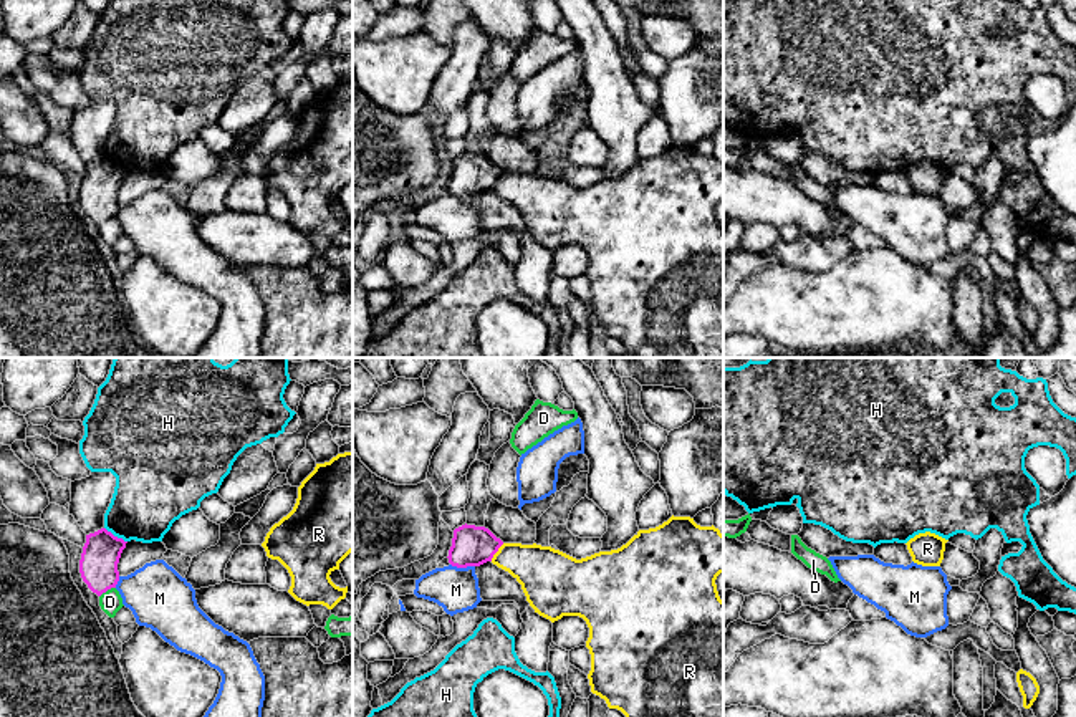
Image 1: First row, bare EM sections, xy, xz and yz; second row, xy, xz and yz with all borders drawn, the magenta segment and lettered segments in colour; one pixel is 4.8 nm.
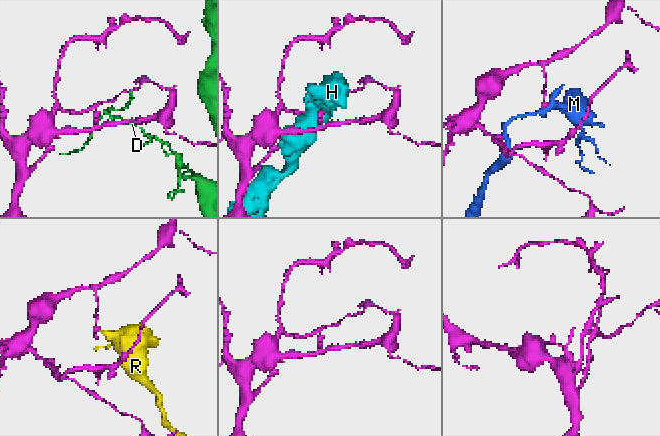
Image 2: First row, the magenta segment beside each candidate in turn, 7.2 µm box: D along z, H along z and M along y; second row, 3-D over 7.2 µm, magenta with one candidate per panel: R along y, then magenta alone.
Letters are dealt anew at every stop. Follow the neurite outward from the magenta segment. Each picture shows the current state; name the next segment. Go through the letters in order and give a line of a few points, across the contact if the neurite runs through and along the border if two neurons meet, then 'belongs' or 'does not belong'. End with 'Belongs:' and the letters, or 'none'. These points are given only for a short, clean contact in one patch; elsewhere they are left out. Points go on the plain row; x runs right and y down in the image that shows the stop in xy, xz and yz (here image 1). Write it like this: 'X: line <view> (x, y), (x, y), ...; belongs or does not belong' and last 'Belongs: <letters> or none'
D: does not belong
H: does not belong
M: does not belong
R: line xz (504, 173), (490, 189); does not belong
Belongs: none

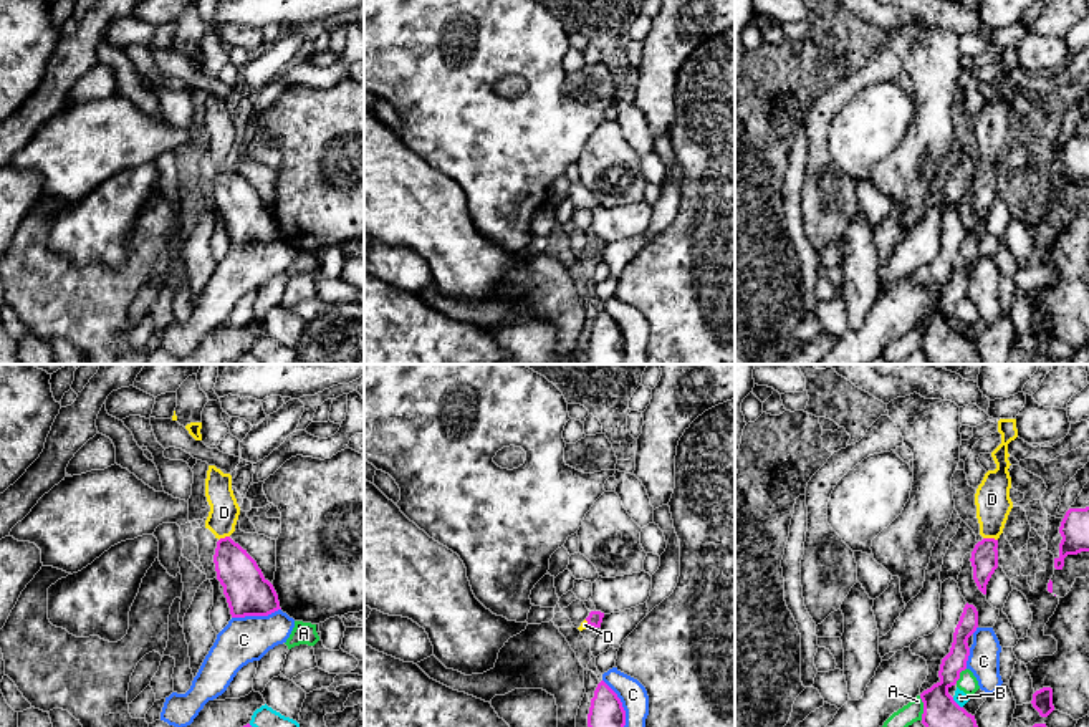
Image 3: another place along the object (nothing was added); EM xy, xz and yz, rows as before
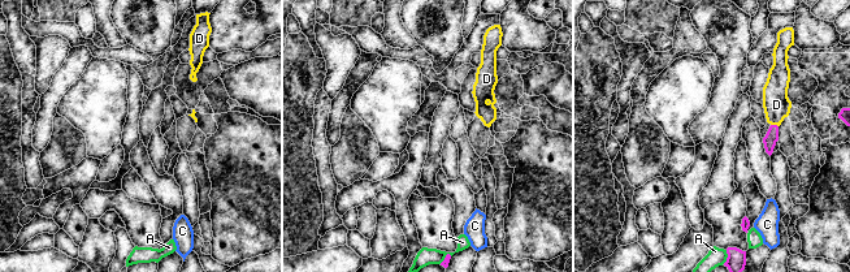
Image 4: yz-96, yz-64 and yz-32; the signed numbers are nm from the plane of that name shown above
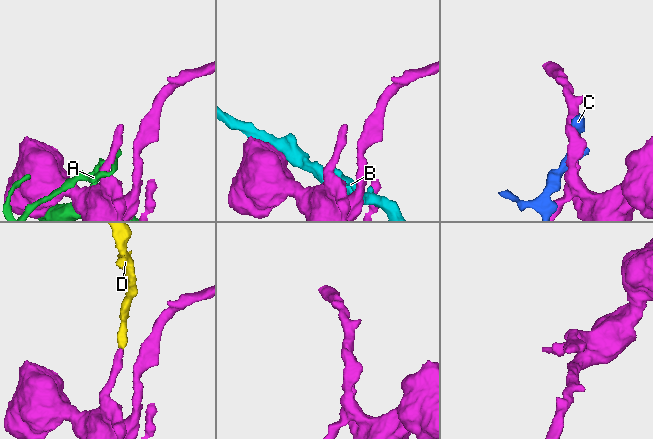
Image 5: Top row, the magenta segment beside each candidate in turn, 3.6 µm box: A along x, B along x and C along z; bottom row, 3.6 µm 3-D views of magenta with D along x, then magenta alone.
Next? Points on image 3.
A: does not belong
B: does not belong
C: does not belong
D: line yz (983, 187), (990, 168), (992, 128); belongs
Belongs: D

